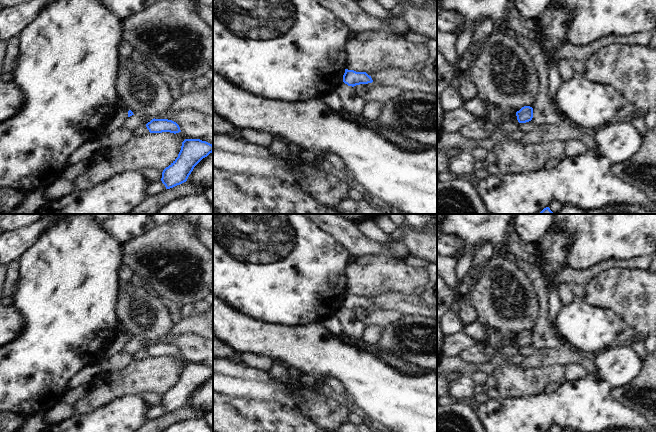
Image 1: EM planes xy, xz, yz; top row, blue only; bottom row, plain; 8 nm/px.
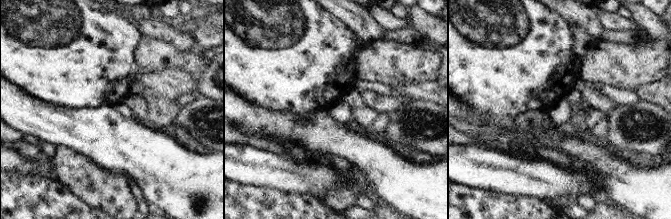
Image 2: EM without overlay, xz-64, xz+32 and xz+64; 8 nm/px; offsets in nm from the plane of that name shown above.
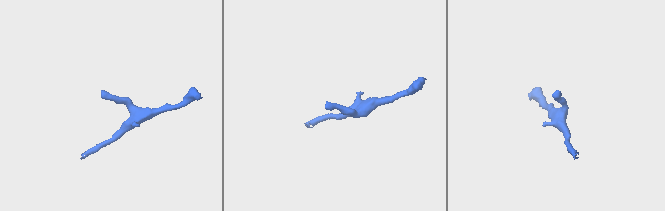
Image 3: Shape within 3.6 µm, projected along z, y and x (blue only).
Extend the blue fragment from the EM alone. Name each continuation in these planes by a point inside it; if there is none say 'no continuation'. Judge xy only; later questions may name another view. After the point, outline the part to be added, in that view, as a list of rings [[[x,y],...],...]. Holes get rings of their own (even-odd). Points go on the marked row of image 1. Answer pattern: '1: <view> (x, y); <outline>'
no continuation

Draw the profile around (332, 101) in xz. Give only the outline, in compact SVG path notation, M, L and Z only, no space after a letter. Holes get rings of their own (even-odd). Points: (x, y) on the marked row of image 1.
M335 93L329 94L321 99L331 110L340 112L342 111L342 105L338 96Z

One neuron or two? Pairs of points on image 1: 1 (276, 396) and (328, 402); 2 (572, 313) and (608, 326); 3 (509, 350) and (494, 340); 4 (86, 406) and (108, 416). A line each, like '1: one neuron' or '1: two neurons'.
1: two neurons
2: one neuron
3: one neuron
4: two neurons

